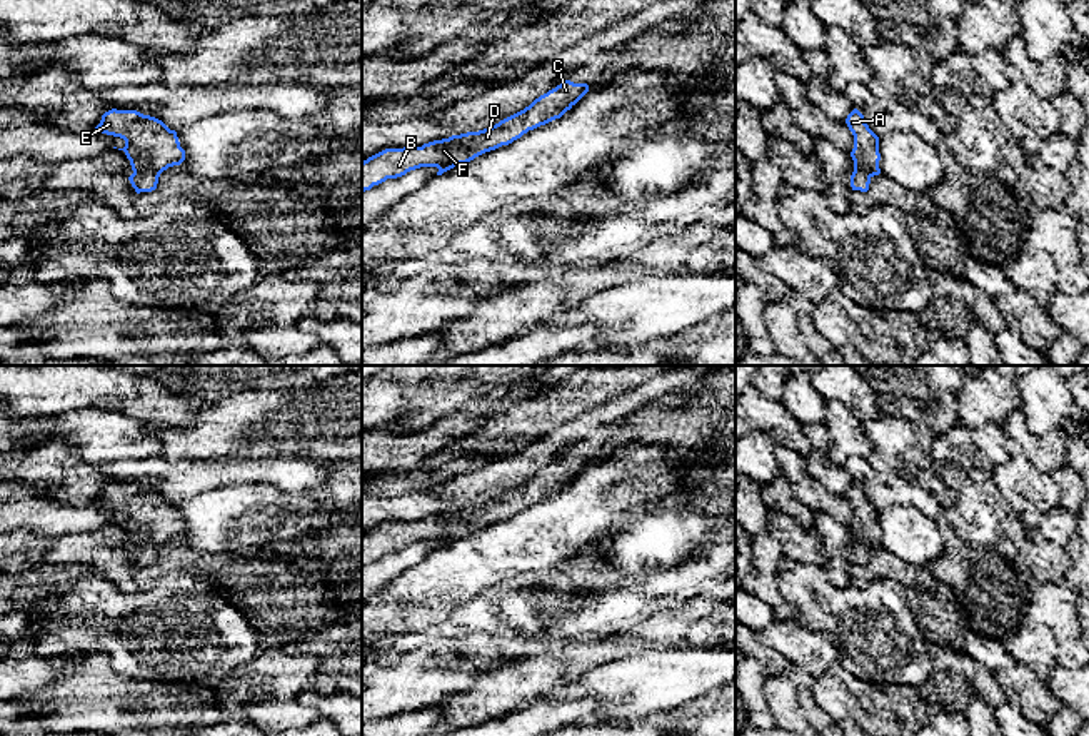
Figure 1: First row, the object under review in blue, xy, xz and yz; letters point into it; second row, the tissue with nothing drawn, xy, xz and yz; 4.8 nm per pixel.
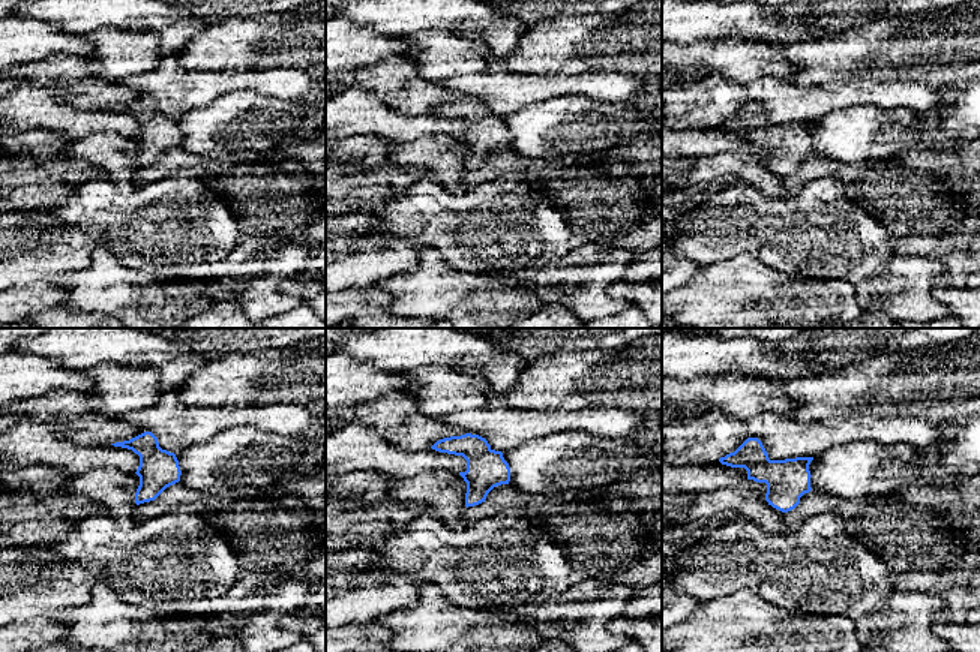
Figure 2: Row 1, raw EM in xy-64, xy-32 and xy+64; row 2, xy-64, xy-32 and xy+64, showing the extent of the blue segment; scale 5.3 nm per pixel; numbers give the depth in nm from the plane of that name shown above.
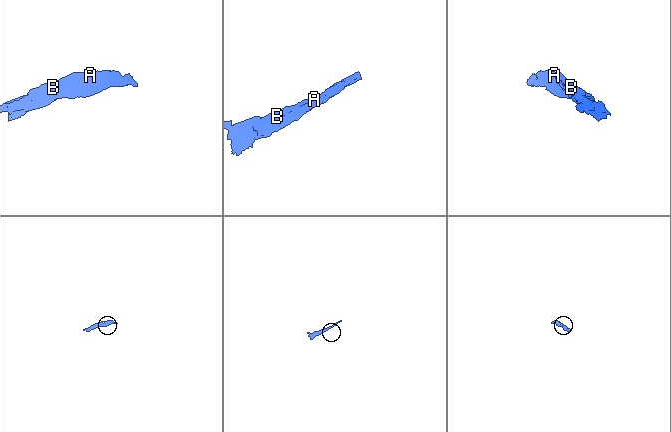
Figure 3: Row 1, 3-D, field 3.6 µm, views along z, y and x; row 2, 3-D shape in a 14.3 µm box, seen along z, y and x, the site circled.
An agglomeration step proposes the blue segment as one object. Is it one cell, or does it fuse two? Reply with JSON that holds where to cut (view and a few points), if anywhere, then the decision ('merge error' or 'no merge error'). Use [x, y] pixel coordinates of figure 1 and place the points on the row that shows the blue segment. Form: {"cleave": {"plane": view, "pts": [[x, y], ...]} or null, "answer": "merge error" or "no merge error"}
{"cleave": null, "answer": "no merge error"}

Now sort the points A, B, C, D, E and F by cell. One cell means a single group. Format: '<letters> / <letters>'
A B C D E F

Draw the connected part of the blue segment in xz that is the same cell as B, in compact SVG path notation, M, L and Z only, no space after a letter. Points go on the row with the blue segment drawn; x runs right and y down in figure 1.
M565 80L524 110L484 130L452 135L422 147L385 149L362 162L362 192L420 167L437 167L437 175L442 175L485 152L512 144L529 130L560 118L587 92L587 83Z

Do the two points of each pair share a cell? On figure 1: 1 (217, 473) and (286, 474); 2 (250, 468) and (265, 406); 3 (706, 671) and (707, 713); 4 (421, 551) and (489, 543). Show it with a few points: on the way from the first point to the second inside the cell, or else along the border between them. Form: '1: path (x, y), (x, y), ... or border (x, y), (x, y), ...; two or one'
1: path (234, 471), (269, 471); one
2: border (291, 456), (212, 459); two
3: border (717, 686), (674, 710); two
4: border (436, 548), (402, 573); two

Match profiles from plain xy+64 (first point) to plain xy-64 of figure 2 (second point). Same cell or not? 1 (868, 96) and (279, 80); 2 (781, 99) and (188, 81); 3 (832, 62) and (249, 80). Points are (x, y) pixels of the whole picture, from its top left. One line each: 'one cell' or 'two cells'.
1: one cell
2: one cell
3: two cells

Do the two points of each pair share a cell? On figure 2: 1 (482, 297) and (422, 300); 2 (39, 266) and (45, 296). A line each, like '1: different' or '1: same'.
1: same
2: different

